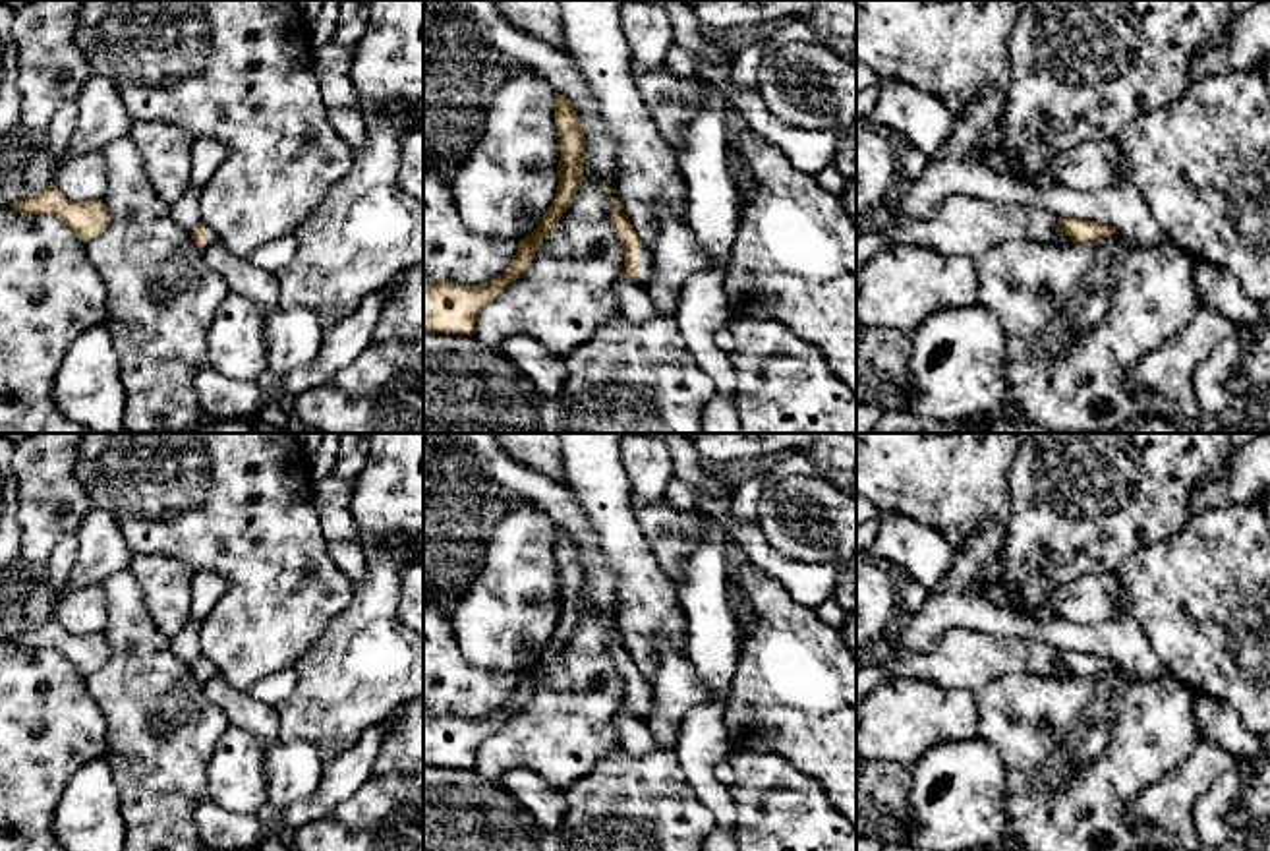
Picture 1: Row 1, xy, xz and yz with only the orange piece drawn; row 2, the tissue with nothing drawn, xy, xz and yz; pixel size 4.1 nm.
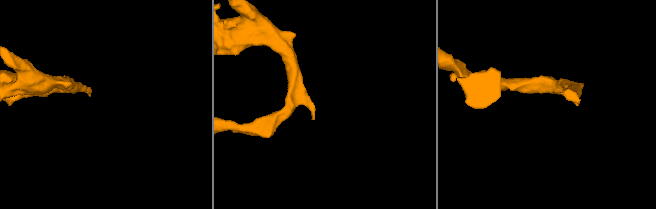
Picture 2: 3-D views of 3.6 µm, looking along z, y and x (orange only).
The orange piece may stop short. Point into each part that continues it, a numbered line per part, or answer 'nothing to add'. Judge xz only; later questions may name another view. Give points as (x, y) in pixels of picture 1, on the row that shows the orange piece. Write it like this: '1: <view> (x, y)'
1: xz (644, 256)

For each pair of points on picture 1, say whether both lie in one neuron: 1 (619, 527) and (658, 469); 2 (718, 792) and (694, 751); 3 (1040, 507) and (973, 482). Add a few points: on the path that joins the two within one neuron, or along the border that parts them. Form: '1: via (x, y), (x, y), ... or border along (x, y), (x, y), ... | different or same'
1: border along (619, 453), (633, 496) | different
2: via (708, 782), (700, 774), (698, 761) | same
3: border along (1017, 453), (1008, 472), (1013, 515), (1006, 528) | different

